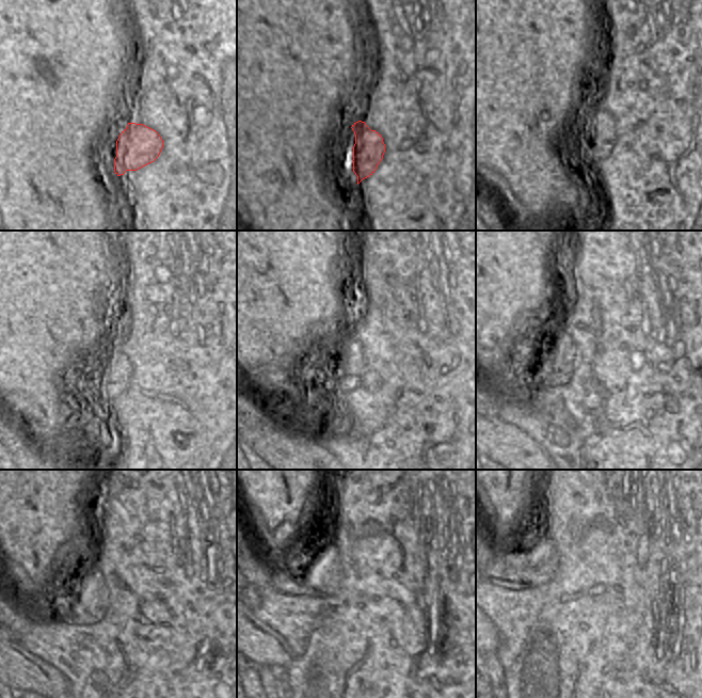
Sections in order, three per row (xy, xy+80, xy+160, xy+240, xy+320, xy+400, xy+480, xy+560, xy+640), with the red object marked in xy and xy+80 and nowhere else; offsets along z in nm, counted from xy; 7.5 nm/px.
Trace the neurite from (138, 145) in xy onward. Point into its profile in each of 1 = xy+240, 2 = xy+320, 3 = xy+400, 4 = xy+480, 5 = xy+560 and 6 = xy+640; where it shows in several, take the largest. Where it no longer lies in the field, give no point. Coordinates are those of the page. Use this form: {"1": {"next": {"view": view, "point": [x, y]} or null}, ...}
{"1": {"next": {"view": "xy+240", "point": [118, 369]}}, "2": {"next": {"view": "xy+320", "point": [349, 362]}}, "3": {"next": {"view": "xy+400", "point": [570, 343]}}, "4": {"next": {"view": "xy+480", "point": [82, 574]}}, "5": {"next": {"view": "xy+560", "point": [318, 573]}}, "6": {"next": {"view": "xy+640", "point": [536, 565]}}}

